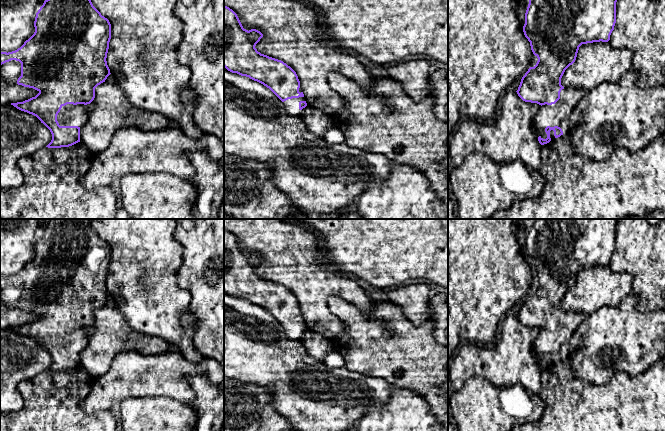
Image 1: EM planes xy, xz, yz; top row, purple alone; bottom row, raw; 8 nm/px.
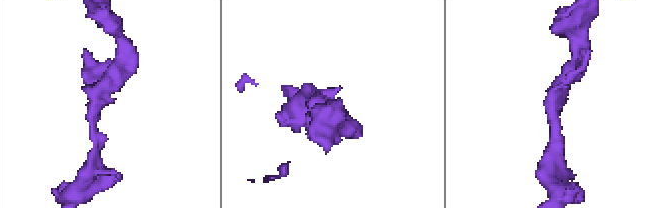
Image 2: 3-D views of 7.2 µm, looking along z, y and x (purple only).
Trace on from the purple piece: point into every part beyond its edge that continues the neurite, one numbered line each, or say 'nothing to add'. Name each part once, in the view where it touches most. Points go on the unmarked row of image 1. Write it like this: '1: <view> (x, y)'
1: xy (10, 295)
2: xy (70, 339)

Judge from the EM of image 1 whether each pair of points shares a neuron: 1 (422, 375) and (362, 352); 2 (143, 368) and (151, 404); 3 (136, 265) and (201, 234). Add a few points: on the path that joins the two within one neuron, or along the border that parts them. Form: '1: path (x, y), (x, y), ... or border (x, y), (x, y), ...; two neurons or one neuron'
1: path (407, 360), (399, 352), (377, 352); one neuron
2: border (172, 398), (142, 396), (128, 397), (126, 399); two neurons
3: border (174, 229), (174, 238), (182, 247), (180, 268); two neurons

